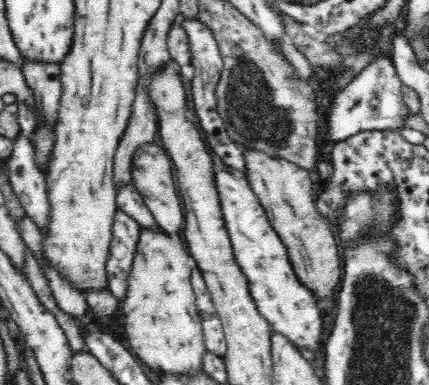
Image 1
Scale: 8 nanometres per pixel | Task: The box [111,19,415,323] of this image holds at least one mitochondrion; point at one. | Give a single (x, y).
(251, 106)

